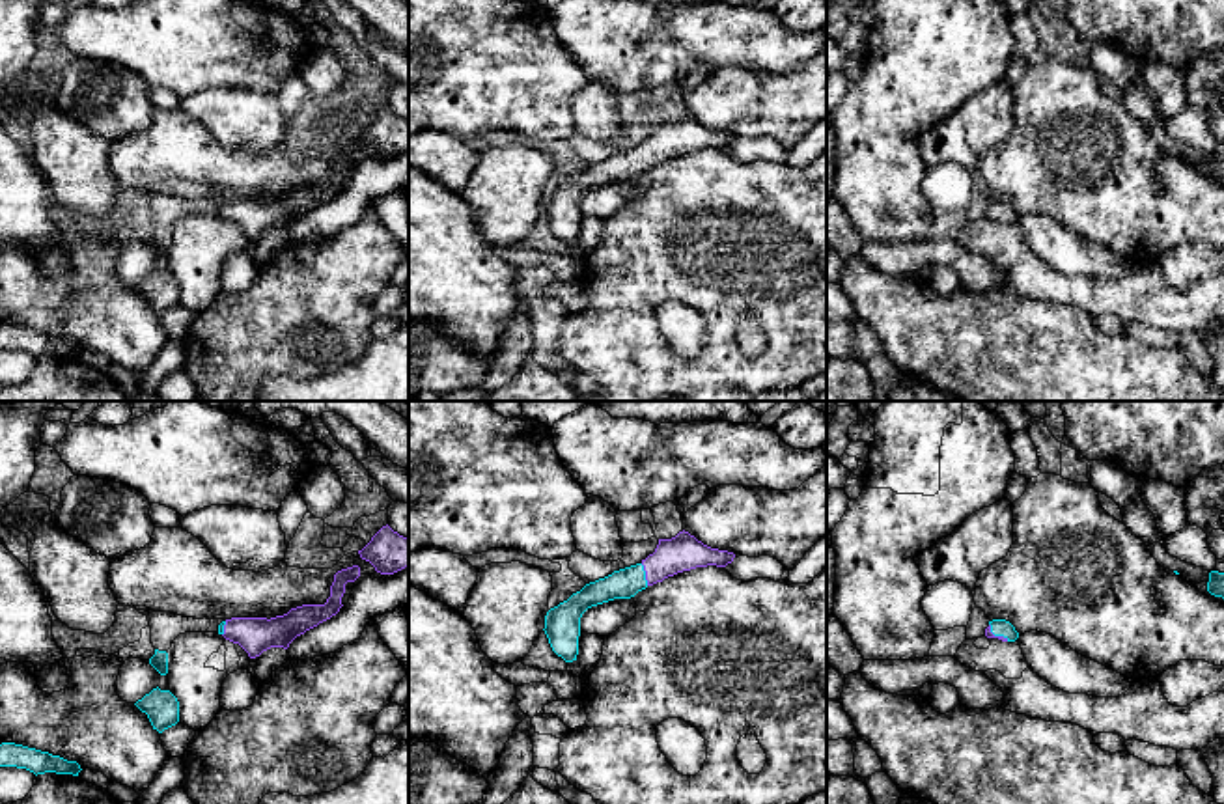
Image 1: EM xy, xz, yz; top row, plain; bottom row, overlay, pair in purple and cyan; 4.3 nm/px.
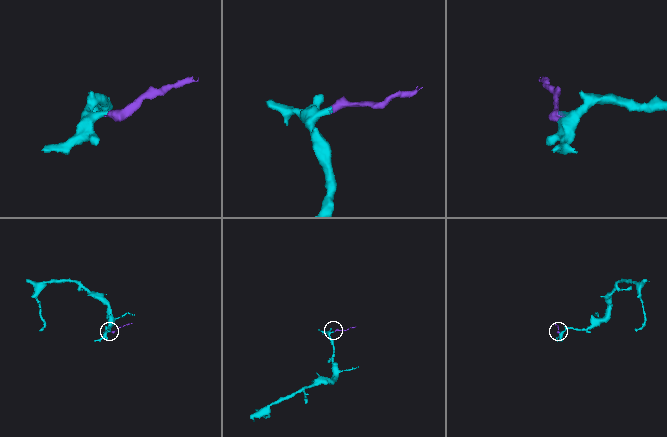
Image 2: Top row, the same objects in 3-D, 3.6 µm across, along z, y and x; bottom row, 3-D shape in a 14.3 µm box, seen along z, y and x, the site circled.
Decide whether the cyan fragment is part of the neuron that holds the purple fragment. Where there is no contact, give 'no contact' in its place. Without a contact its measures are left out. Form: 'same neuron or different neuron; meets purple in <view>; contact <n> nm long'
same neuron; meets purple in xz; contact 100 nm long

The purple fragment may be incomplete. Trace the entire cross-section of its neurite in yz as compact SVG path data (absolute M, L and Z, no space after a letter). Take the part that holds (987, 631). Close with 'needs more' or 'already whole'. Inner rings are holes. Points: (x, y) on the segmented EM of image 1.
M993 619L989 621L989 627L985 629L987 638L998 638L1002 642L1015 642L1019 638L1019 632L1015 627L1006 619Z; needs more

